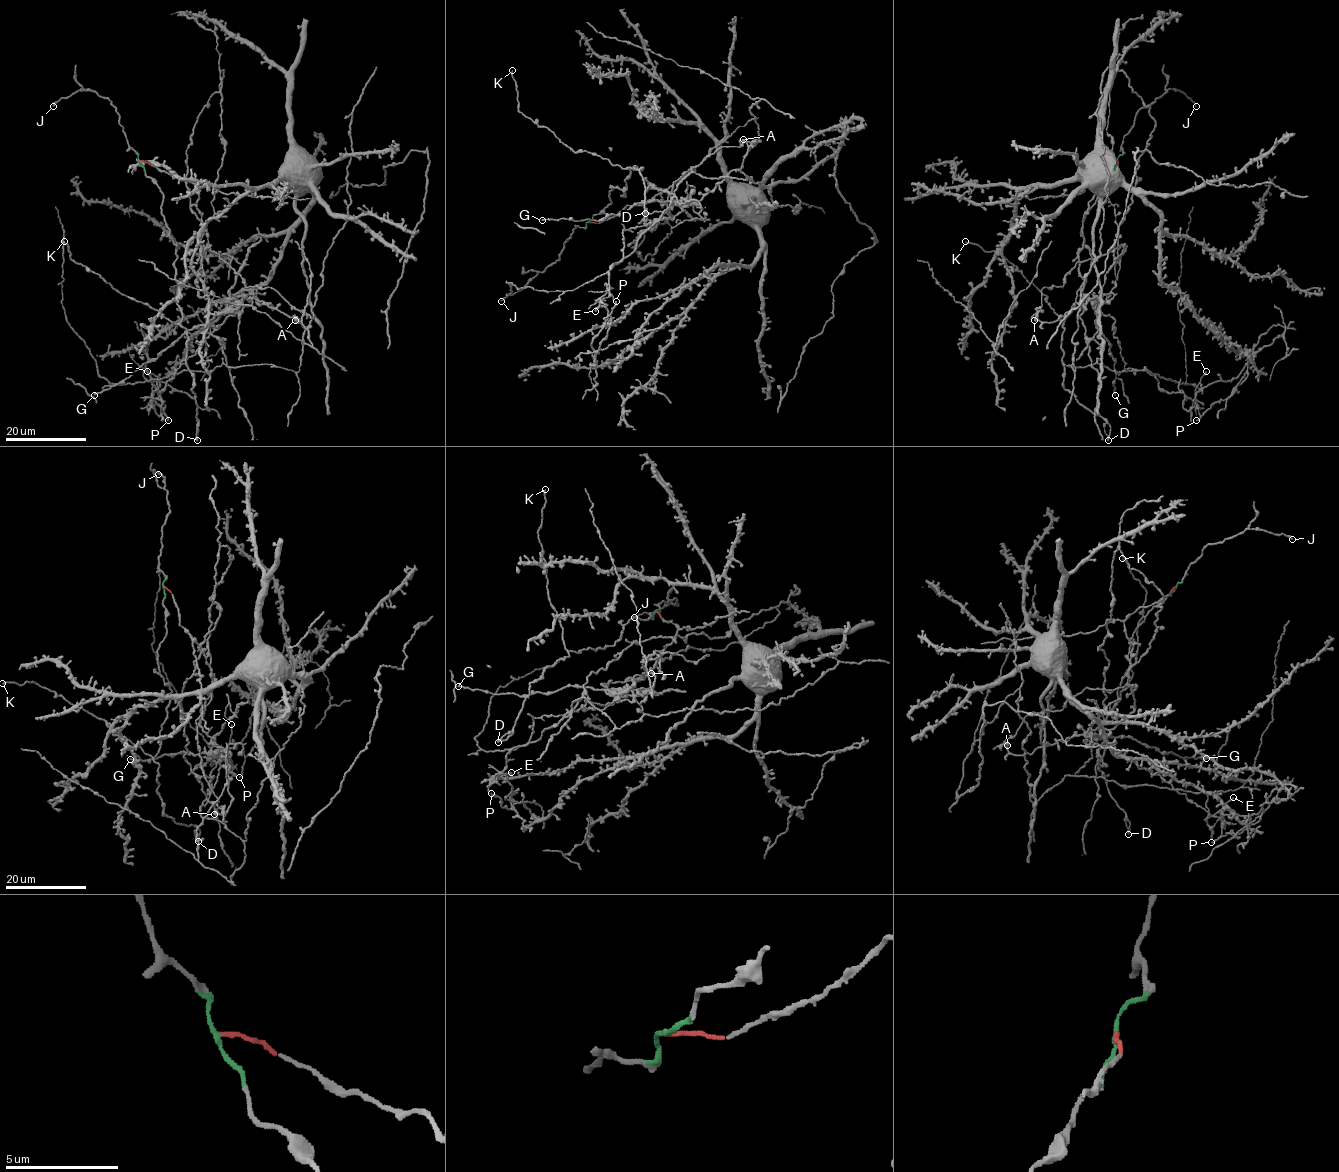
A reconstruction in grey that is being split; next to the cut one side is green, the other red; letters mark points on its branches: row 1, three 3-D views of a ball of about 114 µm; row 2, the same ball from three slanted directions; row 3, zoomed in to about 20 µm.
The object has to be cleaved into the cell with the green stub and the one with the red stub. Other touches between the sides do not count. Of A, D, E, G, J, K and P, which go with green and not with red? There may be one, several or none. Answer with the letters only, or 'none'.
D, J, K

